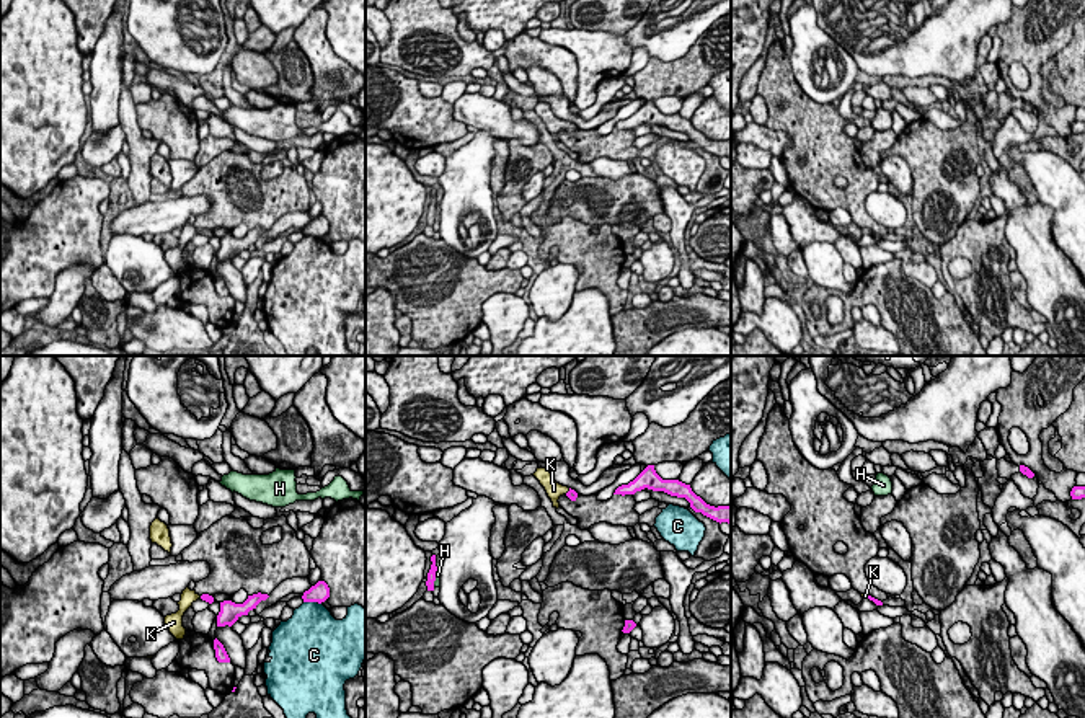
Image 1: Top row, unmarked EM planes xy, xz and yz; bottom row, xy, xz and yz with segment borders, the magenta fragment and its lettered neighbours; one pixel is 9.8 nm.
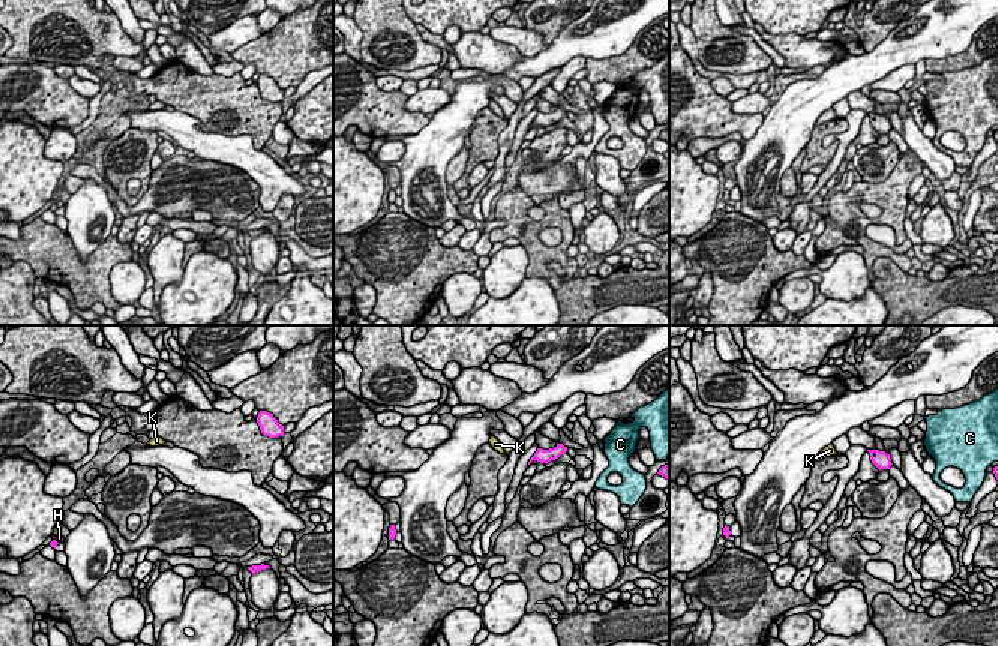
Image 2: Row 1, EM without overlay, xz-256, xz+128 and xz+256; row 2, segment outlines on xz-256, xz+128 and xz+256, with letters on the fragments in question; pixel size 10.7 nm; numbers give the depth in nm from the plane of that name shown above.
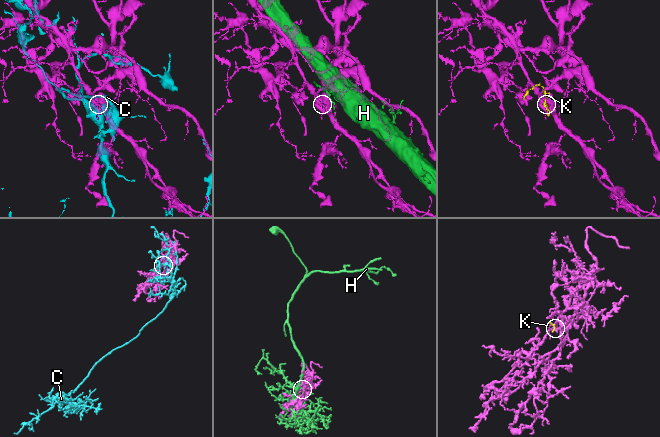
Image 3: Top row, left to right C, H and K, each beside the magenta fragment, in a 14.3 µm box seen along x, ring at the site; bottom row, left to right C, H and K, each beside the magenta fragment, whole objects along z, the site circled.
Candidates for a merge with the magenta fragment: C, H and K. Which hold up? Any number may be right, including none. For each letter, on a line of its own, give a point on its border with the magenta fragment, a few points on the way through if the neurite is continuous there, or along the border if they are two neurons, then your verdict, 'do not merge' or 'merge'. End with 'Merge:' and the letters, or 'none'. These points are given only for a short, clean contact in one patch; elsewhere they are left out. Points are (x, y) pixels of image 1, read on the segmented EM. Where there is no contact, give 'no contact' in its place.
C: meets magenta in xy at (312, 601); do not merge
H: meets magenta in xz at (434, 580); do not merge
K: meets magenta in xz at (568, 491); runs through xz (571, 493), (568, 491), (553, 490); merge
Merge: K

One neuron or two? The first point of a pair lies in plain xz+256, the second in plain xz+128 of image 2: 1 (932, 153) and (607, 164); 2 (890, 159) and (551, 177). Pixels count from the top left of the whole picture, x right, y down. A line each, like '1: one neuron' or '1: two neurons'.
1: one neuron
2: two neurons

